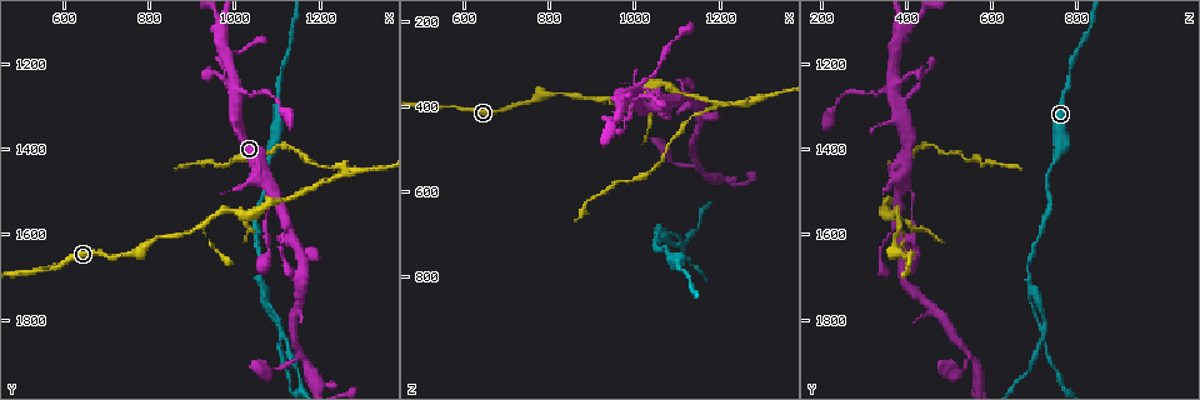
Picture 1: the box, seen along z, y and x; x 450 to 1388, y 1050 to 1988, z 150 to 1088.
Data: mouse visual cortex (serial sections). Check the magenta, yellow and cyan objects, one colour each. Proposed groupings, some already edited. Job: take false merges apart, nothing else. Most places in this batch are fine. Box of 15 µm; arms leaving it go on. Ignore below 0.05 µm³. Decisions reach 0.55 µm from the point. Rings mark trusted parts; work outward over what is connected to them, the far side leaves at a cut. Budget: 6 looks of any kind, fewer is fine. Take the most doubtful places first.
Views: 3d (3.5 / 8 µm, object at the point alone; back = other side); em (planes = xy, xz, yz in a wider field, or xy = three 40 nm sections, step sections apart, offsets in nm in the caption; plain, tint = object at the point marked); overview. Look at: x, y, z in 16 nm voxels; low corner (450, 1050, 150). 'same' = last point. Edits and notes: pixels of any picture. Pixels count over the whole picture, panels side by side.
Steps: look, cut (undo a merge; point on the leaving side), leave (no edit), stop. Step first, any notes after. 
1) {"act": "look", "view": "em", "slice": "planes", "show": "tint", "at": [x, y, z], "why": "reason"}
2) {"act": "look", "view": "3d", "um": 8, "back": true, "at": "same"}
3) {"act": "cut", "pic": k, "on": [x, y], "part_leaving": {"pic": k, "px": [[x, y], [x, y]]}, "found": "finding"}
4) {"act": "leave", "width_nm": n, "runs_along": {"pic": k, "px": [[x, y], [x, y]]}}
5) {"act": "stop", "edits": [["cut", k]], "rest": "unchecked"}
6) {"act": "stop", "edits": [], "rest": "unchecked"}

{"act": "look", "view": "3d", "um": 3.5, "at": [1110, 1835, 720], "why": "branch point"}

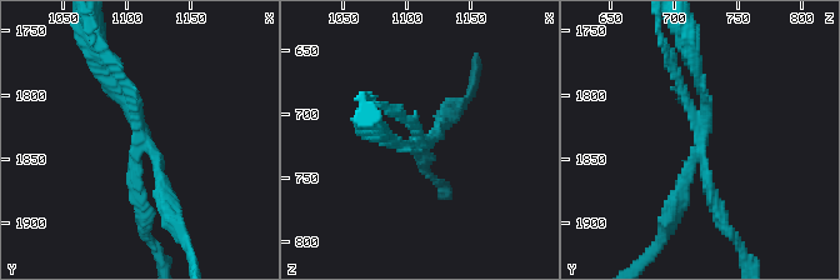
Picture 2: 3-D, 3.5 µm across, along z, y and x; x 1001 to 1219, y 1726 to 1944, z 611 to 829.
{"act": "cut", "pic": 2, "on": [710, 189], "found": "a second cell is stuck on"}

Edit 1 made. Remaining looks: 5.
{"act": "look", "view": "3d", "um": 3.5, "at": [1255, 1450, 395], "why": "abrupt turn"}

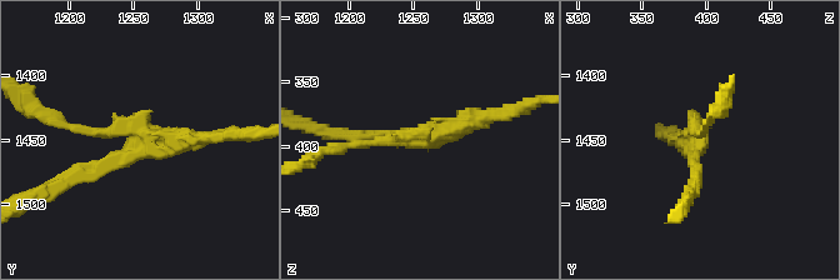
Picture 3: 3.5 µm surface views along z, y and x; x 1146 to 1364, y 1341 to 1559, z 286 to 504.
{"act": "look", "view": "em", "slice": "planes", "show": "tint", "at": [1252, 1454, 394], "arms": 3, "arm_widths_nm": [100, 150, 200]}

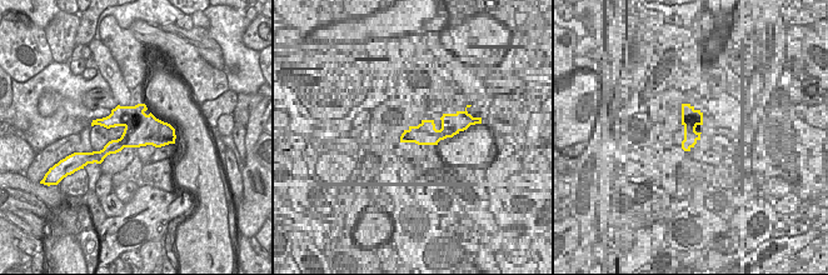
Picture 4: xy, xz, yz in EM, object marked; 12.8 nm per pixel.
{"act": "cut", "pic": 3, "on": [81, 129], "width_nm": 460, "part_leaving": {"pic": 3, "px": [[129, 133], [71, 129], [33, 105]]}, "found": "a second cell is stuck on"}

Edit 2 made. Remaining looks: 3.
{"act": "look", "view": "3d", "um": 3.5, "at": [1155, 1885, 550], "why": "three-way junction"}

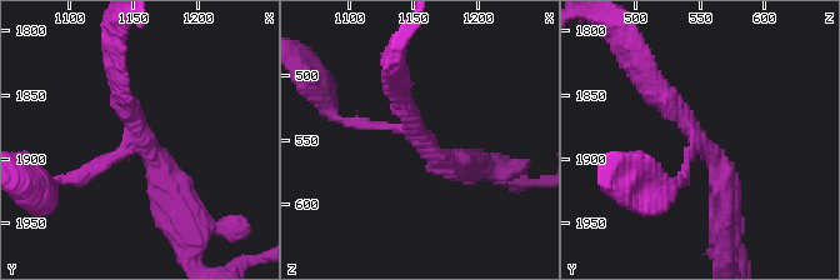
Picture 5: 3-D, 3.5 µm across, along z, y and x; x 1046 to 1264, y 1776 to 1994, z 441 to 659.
{"act": "look", "view": "em", "slice": "xy", "step": 3, "show": "tint", "at": [1154, 1882, 546], "arms": 3, "arm_widths_nm": [150, 200, 350]}

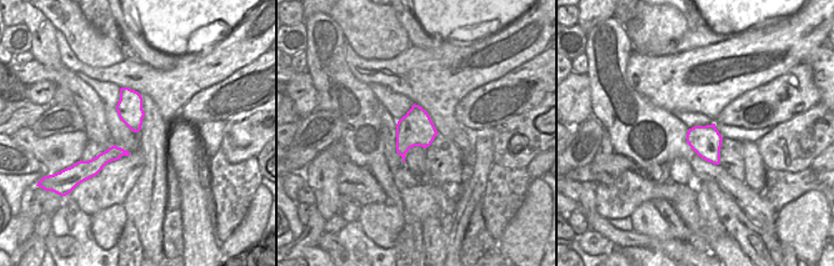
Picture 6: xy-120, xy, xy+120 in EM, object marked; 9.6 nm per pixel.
{"act": "leave", "width_nm": 340, "runs_along": {"pic": 5, "px": [[646, 75], [718, 163], [726, 201]]}, "found": "continuous, no second cell"}

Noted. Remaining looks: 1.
{"act": "stop", "edits": [["cut", 2], ["cut", 3]], "rest": "unchecked"}

